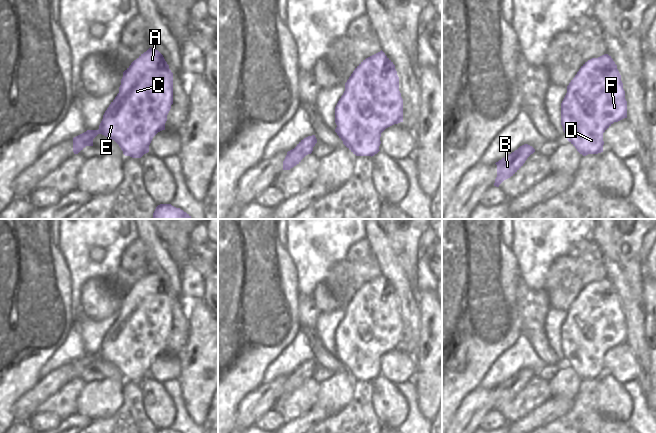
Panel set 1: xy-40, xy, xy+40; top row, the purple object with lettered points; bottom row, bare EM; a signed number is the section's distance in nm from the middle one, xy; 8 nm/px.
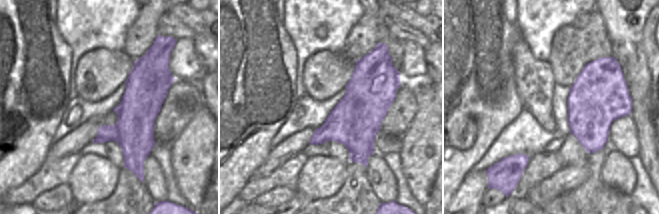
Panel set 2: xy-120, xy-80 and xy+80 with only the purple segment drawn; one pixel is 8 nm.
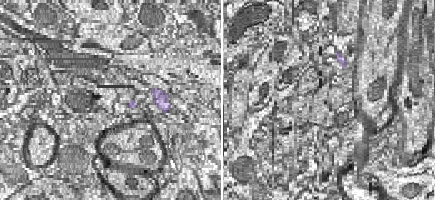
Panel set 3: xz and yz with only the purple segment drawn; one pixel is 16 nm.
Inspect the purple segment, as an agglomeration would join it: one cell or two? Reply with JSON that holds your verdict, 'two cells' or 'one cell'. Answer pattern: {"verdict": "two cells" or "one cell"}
{"verdict": "two cells"}

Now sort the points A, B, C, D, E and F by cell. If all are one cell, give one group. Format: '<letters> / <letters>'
A C D E F / B

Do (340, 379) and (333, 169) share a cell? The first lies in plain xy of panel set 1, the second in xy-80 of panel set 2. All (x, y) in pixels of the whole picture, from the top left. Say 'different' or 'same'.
same

